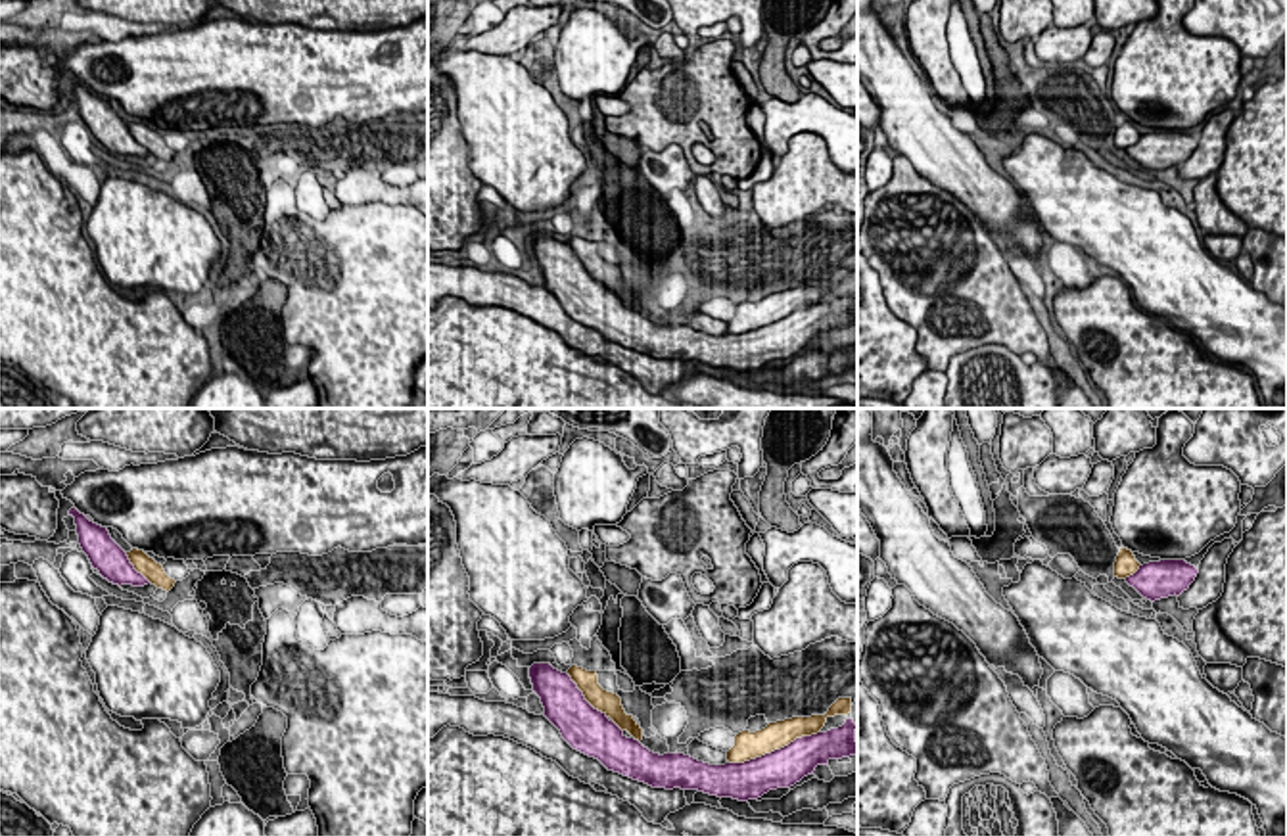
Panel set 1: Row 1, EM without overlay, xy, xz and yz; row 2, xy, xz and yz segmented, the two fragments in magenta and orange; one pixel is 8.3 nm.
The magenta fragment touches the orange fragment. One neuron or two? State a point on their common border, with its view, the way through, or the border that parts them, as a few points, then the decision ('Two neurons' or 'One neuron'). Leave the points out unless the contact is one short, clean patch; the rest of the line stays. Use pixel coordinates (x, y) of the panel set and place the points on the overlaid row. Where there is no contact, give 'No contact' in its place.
Touches magenta at xz (775, 750). One neuron

